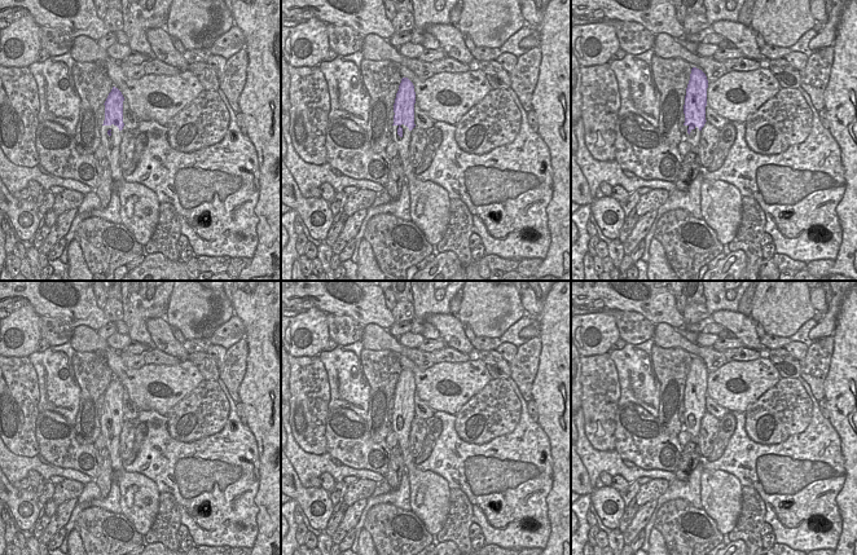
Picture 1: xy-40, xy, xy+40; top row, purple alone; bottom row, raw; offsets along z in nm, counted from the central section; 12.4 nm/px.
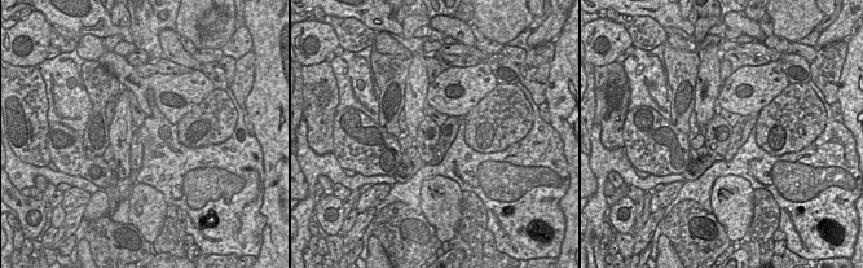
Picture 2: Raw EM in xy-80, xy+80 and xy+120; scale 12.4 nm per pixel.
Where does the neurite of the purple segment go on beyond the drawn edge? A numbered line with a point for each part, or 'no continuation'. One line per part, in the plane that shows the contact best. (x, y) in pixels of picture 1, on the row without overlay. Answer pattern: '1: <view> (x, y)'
1: xy (430, 493)

